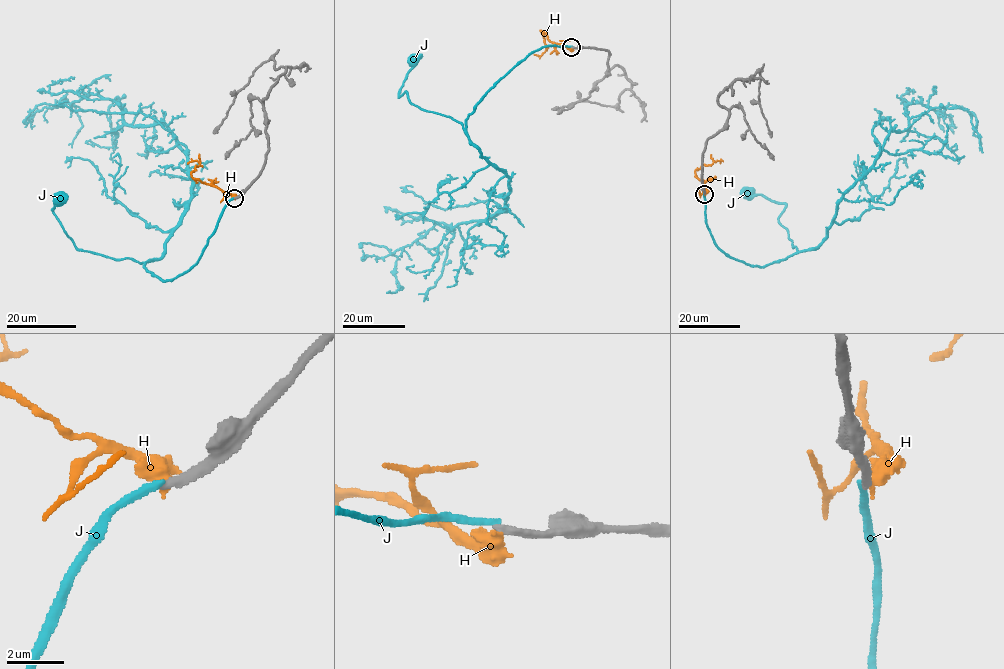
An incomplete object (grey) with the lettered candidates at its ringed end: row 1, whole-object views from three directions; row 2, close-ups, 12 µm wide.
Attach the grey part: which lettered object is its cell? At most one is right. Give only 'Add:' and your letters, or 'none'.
Add: none

